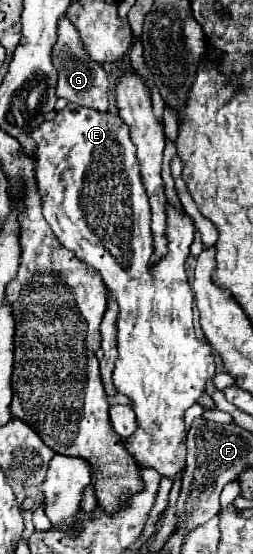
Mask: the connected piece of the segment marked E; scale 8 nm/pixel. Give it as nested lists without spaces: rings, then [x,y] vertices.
[[[68,106],[60,110],[56,118],[38,126],[38,130],[34,130],[30,136],[36,142],[36,180],[46,222],[64,248],[72,250],[78,260],[90,264],[102,274],[108,296],[114,298],[120,308],[116,322],[120,356],[116,360],[112,380],[118,392],[132,400],[138,420],[138,430],[124,440],[124,446],[140,466],[152,466],[162,476],[174,478],[174,474],[184,468],[186,458],[186,446],[182,444],[184,412],[198,402],[198,398],[204,394],[206,382],[216,374],[212,346],[206,340],[198,340],[194,334],[194,296],[184,270],[184,262],[190,254],[190,244],[196,234],[194,220],[182,208],[166,202],[168,252],[162,256],[162,260],[152,264],[150,258],[154,256],[154,246],[150,230],[150,204],[140,182],[138,158],[130,138],[130,128],[120,120],[118,114],[98,112],[86,106]]]

